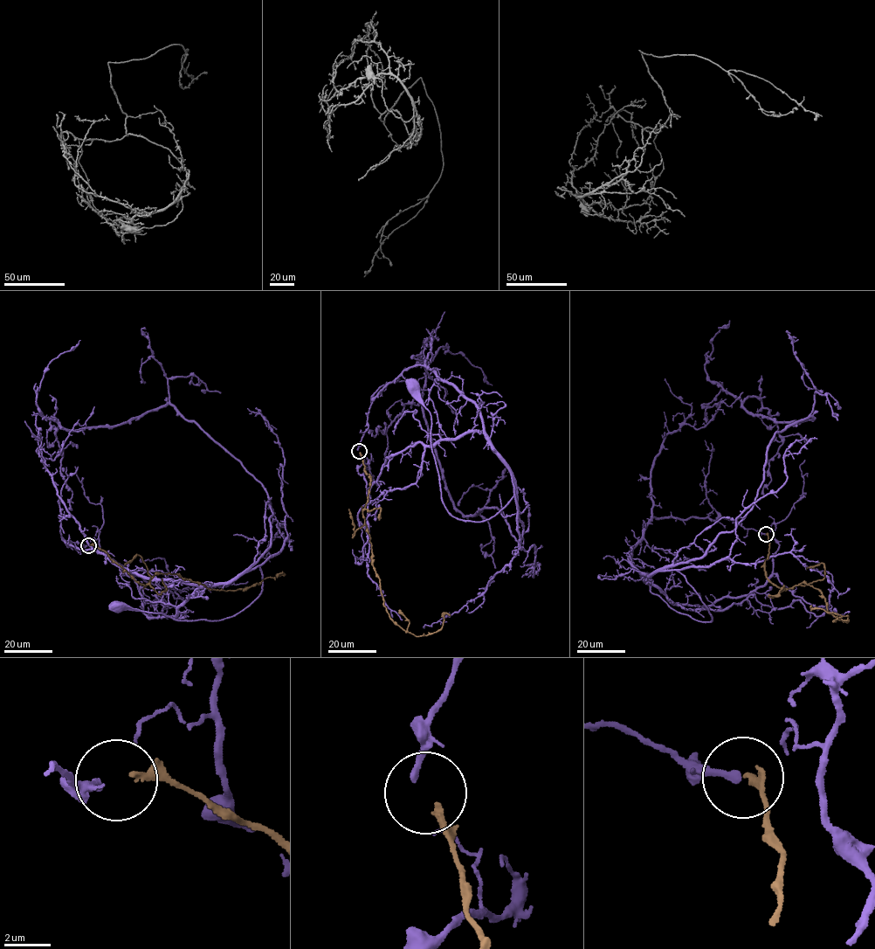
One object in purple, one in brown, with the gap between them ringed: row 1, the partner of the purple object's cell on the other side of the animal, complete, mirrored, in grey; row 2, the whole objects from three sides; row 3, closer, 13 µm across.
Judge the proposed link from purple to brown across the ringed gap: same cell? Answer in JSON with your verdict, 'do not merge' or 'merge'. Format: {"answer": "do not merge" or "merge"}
{"answer": "do not merge"}

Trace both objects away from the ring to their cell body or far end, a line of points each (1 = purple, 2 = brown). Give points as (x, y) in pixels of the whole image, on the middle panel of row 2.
1: (358, 450), (371, 400), (428, 367), (476, 404), (512, 478), (507, 503), (486, 519), (451, 515), (412, 386)
2: (360, 452), (370, 487), (362, 516), (389, 617), (419, 636), (437, 632), (444, 615), (450, 615)

